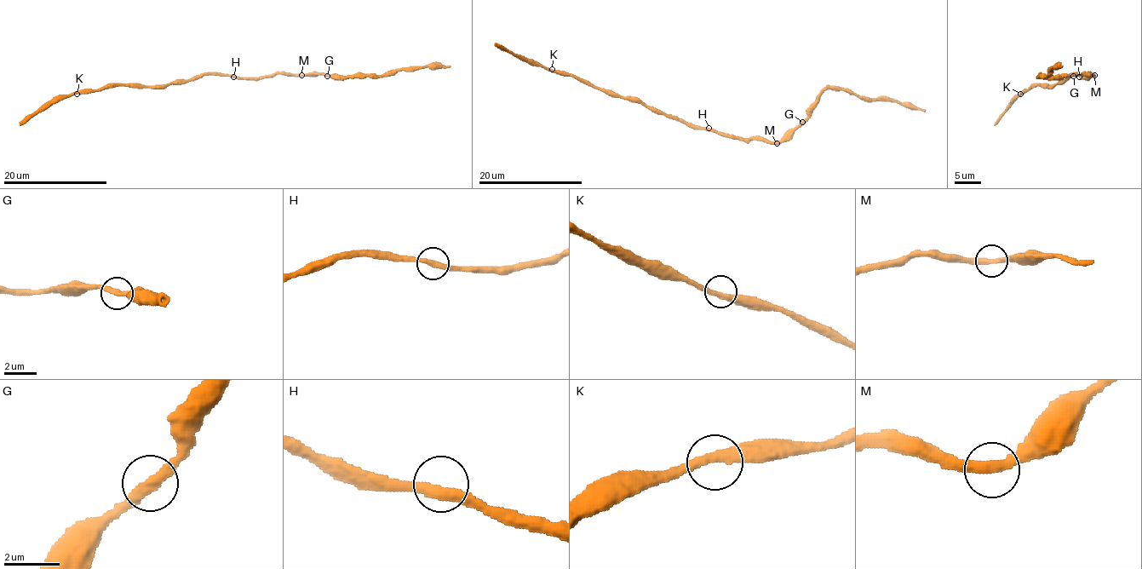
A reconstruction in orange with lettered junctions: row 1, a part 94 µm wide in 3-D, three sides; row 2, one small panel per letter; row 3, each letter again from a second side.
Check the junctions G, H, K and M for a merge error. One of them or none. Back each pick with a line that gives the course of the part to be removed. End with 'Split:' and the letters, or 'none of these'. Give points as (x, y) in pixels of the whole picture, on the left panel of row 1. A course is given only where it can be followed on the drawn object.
Split: none of these

